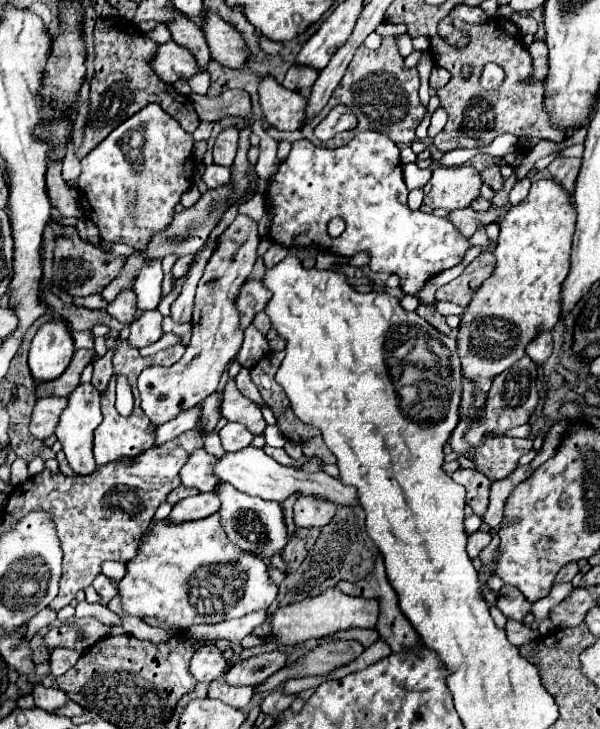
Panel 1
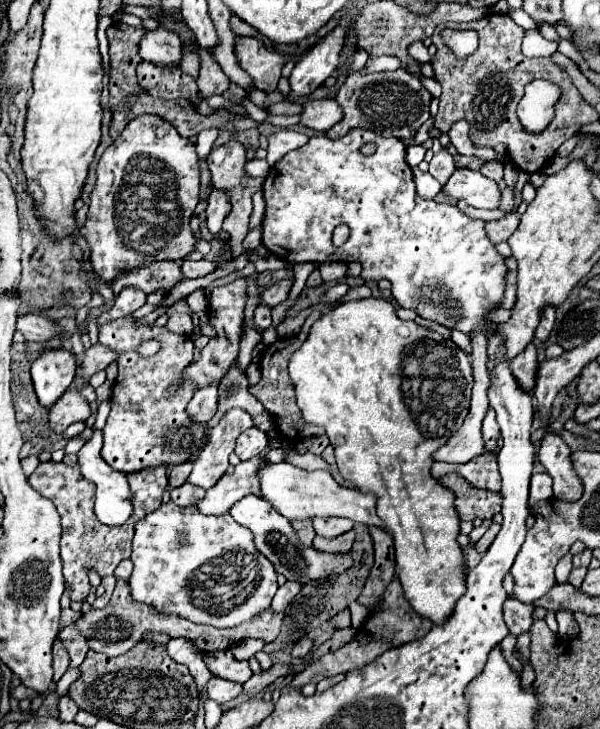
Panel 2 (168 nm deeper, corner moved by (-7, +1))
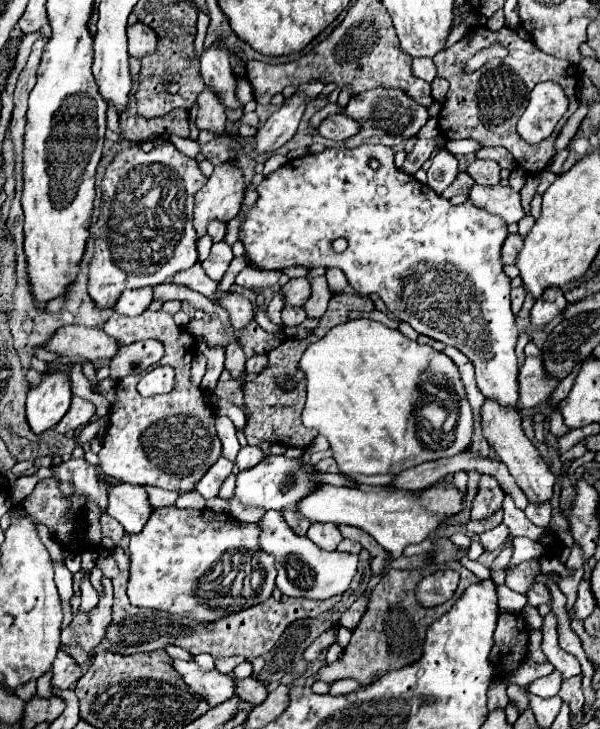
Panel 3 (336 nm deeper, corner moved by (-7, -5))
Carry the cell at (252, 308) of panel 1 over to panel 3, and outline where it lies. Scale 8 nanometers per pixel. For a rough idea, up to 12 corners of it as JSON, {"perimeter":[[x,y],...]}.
{"perimeter":[[306,278],[290,280],[284,288],[284,300],[292,306],[304,306],[310,298]]}

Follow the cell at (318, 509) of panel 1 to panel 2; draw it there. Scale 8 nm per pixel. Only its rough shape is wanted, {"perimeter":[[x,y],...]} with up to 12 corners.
{"perimeter":[[338,516],[312,518],[318,536],[334,538],[352,530],[354,522]]}

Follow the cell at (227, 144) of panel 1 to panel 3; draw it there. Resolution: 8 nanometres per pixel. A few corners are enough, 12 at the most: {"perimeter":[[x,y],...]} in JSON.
{"perimeter":[[220,164],[194,196],[196,240],[240,212],[244,176]]}

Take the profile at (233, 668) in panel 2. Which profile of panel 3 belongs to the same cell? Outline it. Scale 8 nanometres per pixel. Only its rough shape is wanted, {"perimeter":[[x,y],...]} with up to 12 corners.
{"perimeter":[[252,678],[236,680],[238,694],[252,706],[268,698],[268,688]]}

